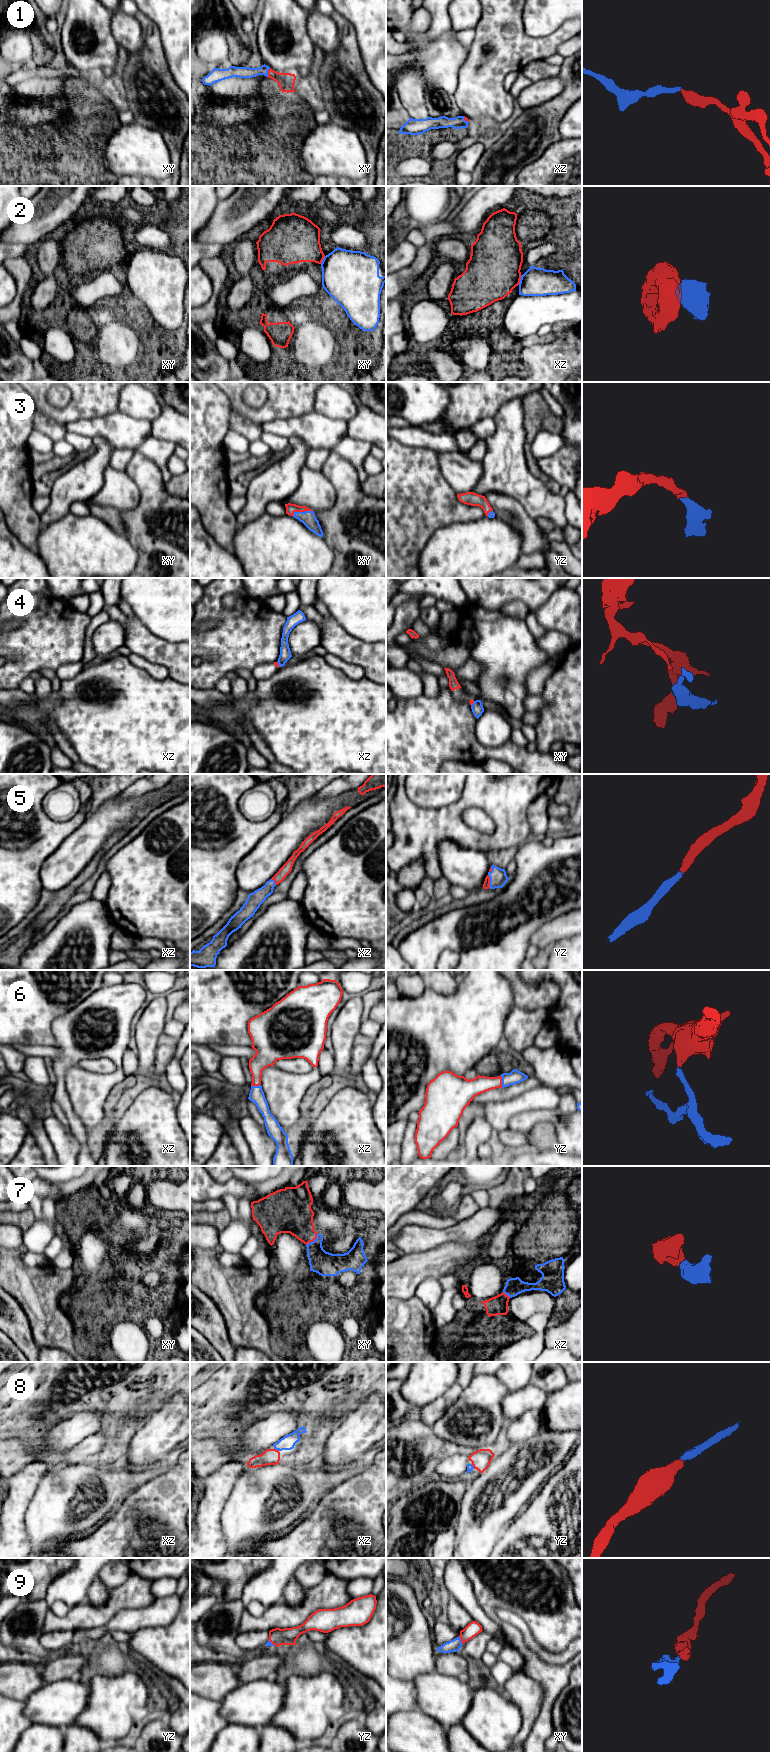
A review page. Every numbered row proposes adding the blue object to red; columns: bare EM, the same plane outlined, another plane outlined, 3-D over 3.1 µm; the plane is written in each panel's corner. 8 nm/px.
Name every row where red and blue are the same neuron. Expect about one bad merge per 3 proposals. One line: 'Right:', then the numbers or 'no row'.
Right: 1, 3, 5, 6, 7, 8, 9

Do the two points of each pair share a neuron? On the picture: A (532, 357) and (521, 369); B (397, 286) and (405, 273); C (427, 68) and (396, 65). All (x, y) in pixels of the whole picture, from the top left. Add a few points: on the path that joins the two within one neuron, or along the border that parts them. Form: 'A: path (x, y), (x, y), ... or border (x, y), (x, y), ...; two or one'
A: border (521, 348), (520, 361), (529, 371); two
B: path (397, 283), (403, 276); one
C: path (419, 65), (404, 65); one

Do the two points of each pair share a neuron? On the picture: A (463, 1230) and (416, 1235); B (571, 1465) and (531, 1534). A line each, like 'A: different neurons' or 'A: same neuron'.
A: same neuron
B: same neuron

